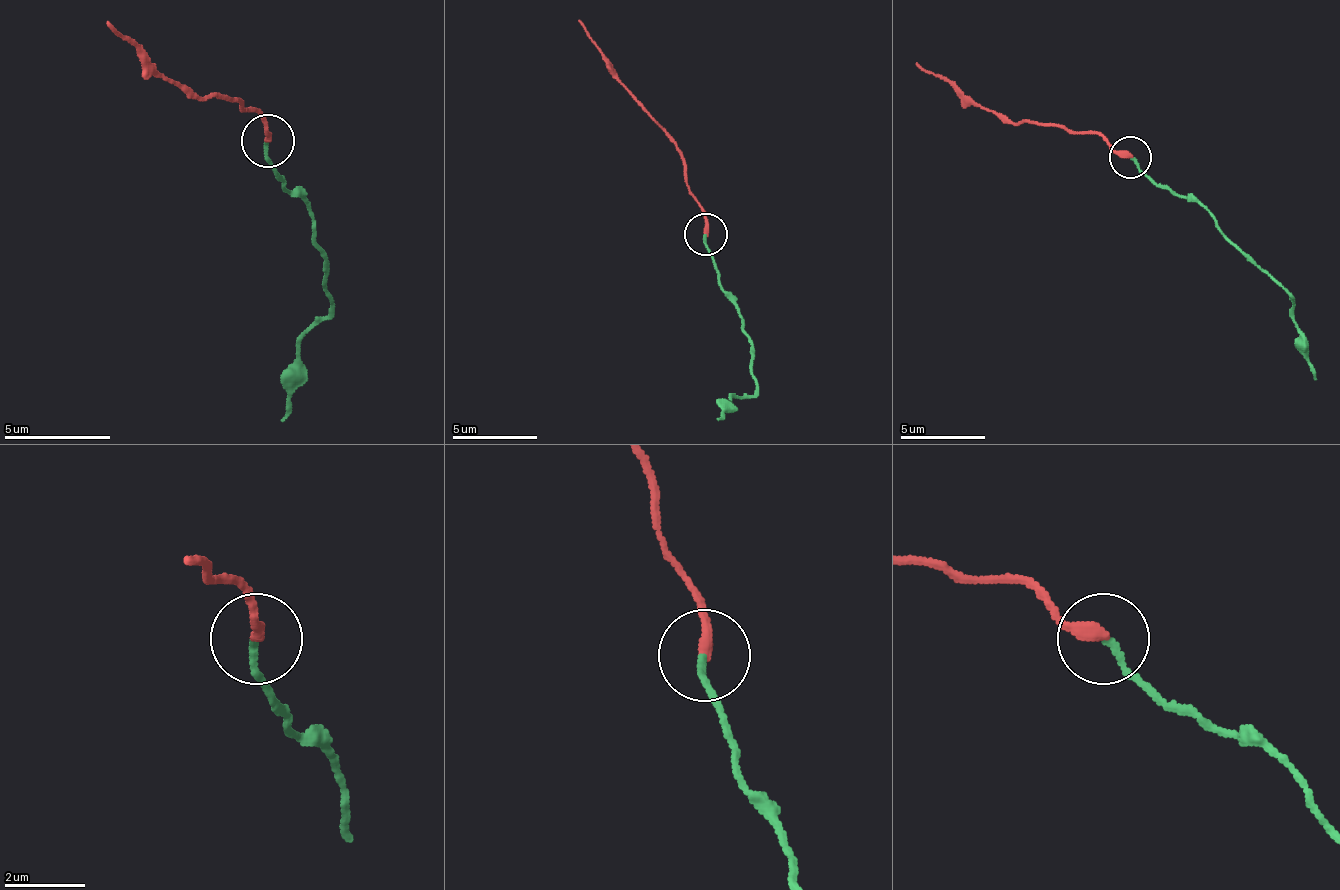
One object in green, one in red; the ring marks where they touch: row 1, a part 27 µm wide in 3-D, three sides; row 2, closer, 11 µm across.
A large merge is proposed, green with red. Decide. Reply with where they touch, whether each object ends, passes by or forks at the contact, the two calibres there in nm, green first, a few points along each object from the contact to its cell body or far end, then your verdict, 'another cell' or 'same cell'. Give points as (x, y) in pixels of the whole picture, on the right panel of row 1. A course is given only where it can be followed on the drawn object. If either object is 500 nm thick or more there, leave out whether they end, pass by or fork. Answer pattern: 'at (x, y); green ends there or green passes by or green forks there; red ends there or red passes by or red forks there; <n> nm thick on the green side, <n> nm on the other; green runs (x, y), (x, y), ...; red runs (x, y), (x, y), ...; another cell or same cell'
at (1130, 157); green ends there; red ends there; 180 nm thick on the green side, 340 nm on the other; green runs (1129, 156), (1214, 219), (1286, 291), (1294, 317), (1299, 351), (1315, 380); red runs (1129, 156), (1100, 135), (1002, 122), (918, 63); another cell

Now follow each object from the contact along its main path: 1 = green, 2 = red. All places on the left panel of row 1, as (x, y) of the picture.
1: (266, 139), (282, 182), (314, 219), (330, 310), (298, 342), (293, 385), (282, 422)
2: (266, 139), (255, 113), (229, 102), (191, 97), (106, 22)

